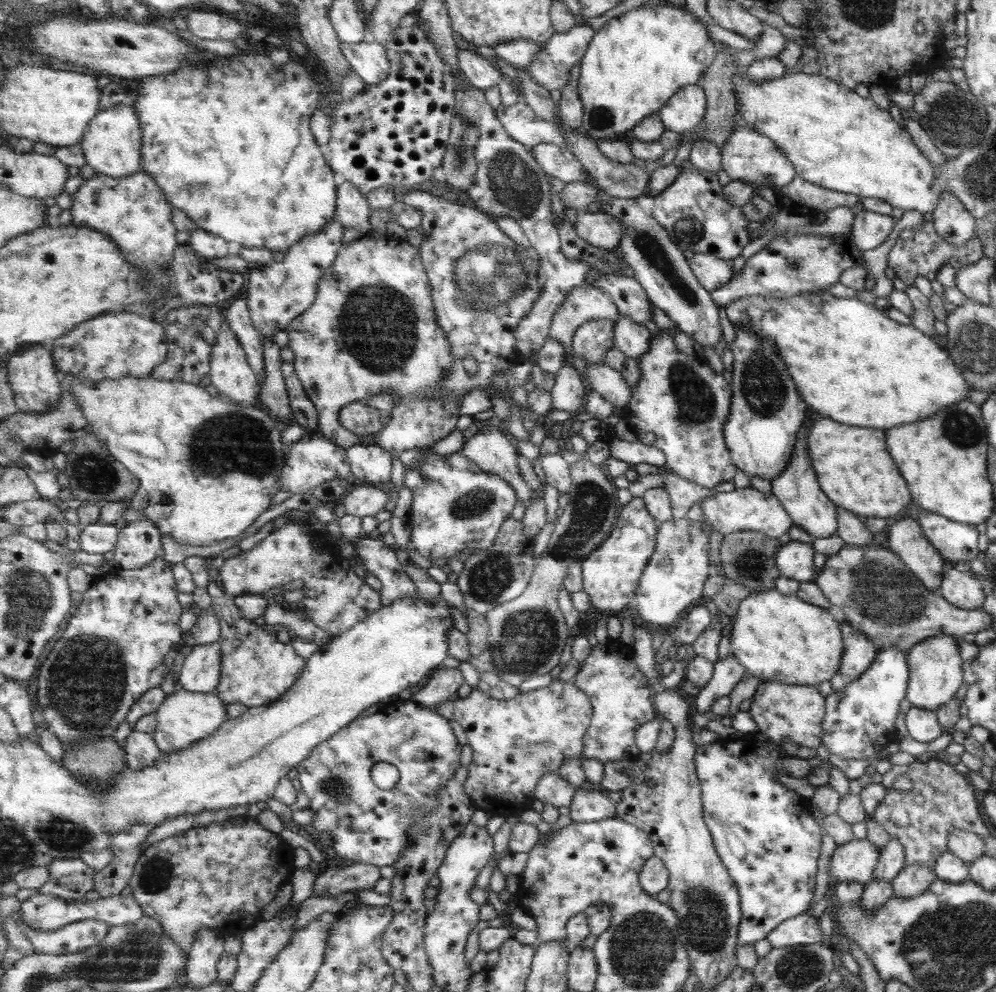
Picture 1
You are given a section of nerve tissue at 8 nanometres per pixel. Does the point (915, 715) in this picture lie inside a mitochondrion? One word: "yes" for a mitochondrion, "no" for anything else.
no

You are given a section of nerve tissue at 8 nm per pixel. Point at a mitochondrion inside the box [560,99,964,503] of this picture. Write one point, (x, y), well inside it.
(763, 383)

